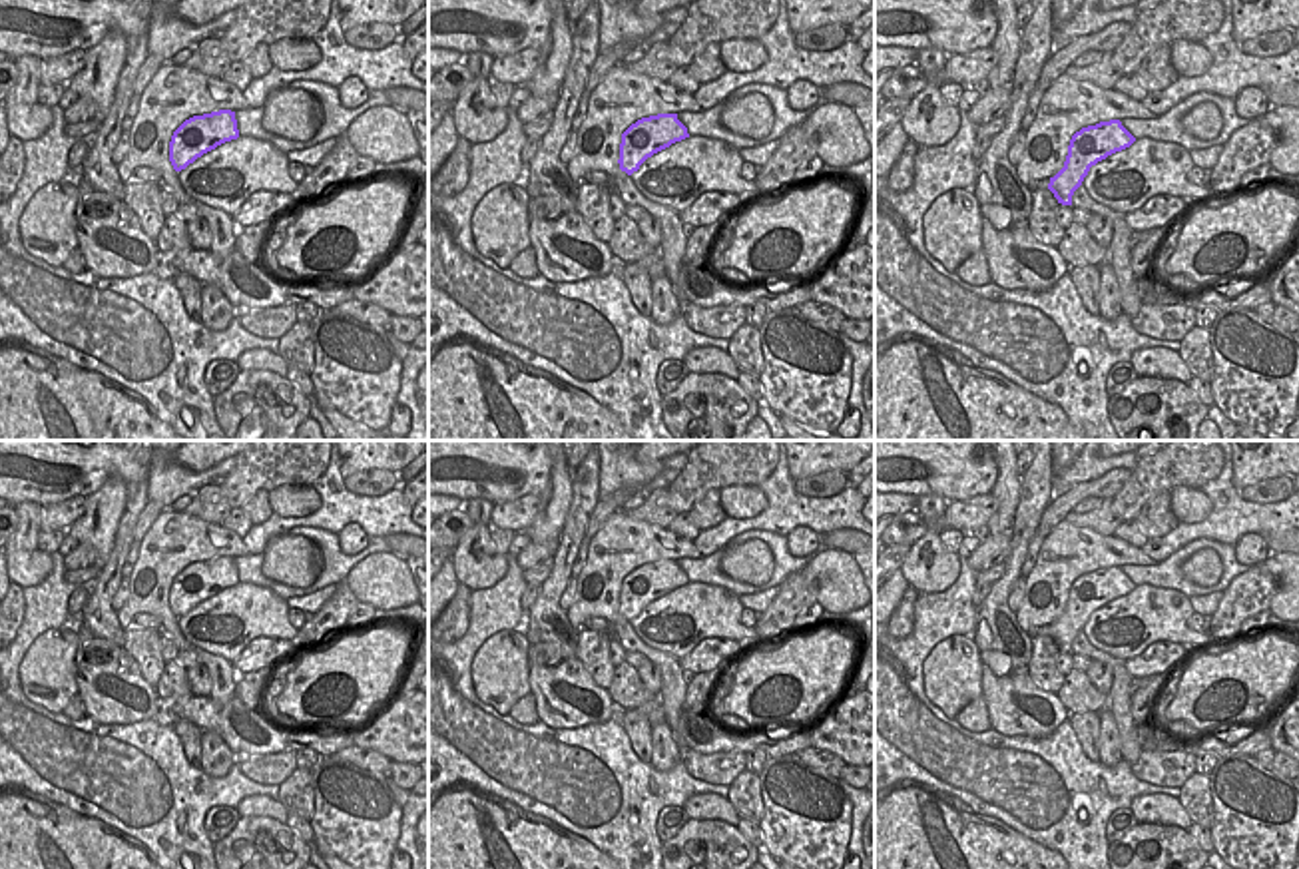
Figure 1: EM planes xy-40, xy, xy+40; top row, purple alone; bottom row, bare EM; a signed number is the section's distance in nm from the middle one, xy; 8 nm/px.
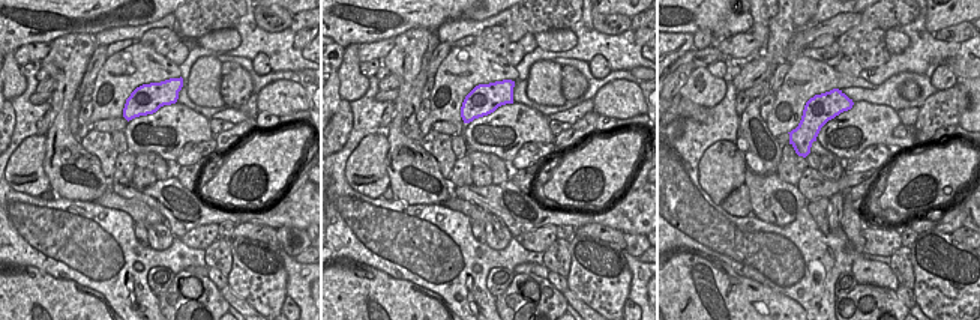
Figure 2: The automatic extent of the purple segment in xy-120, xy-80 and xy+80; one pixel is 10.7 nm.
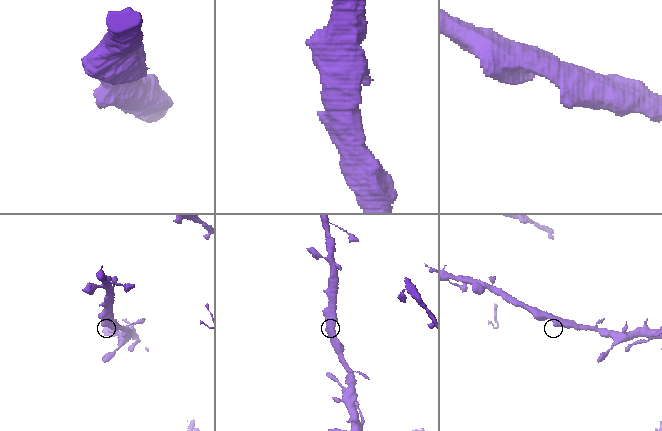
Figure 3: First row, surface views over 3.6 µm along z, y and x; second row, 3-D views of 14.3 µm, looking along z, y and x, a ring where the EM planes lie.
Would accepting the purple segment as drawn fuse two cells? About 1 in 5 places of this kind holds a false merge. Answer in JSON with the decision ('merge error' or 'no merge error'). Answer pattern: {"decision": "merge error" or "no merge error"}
{"decision": "no merge error"}

